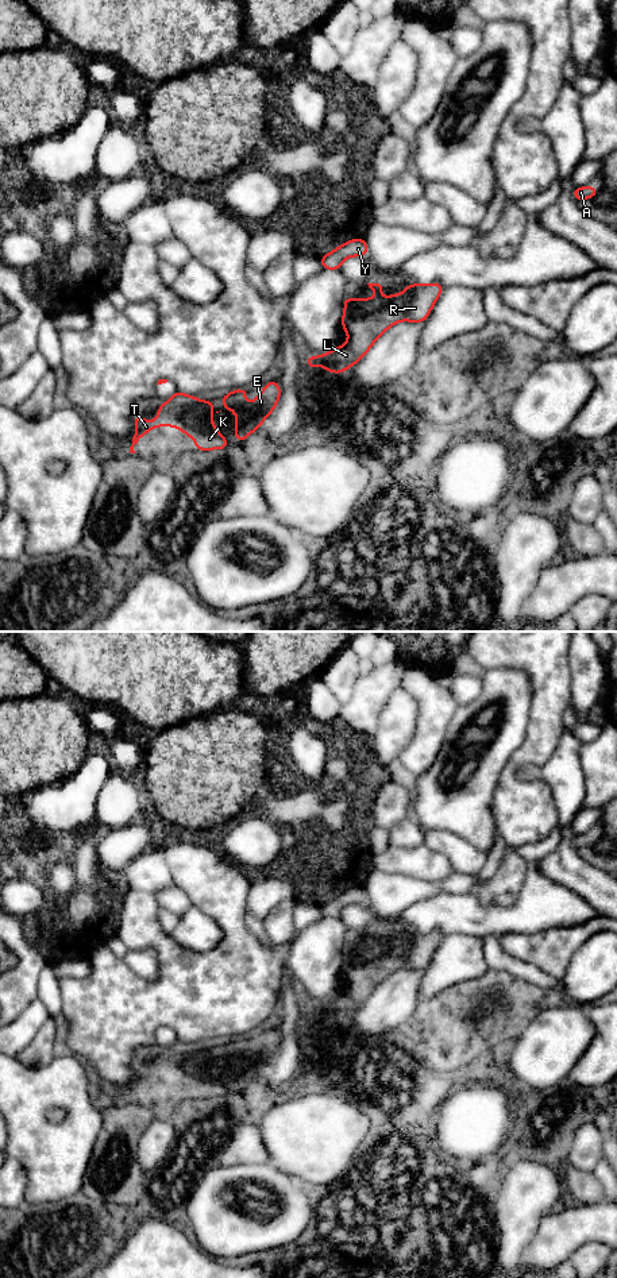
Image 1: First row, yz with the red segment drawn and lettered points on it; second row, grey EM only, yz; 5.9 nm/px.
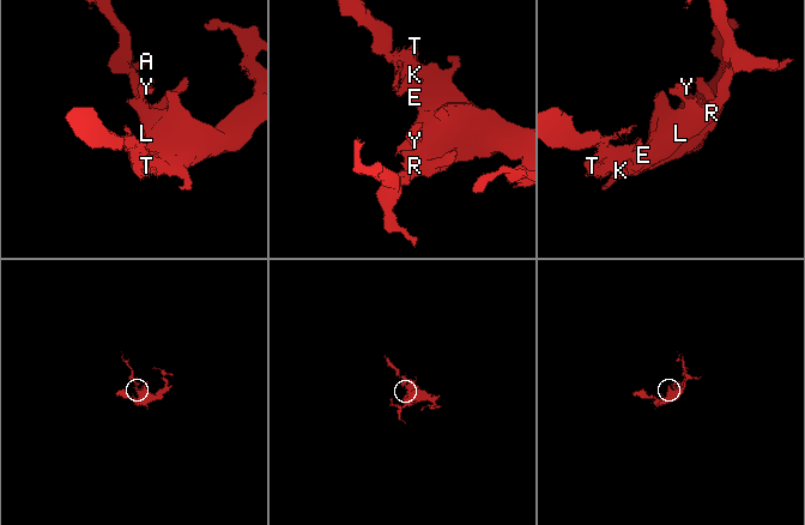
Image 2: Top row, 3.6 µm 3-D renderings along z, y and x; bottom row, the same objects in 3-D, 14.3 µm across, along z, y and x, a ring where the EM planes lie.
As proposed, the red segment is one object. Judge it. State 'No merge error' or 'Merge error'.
No merge error

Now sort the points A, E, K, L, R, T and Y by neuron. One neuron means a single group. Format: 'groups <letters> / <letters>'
groups A E K L R T Y

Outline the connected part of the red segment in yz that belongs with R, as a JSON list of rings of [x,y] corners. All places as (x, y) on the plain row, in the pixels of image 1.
[[[382,930],[367,931],[375,946],[344,946],[342,976],[348,988],[332,999],[306,1004],[306,1016],[321,1013],[340,1022],[356,1012],[369,1000],[375,988],[398,969],[424,970],[443,939],[440,930],[405,934],[401,943],[382,945]]]

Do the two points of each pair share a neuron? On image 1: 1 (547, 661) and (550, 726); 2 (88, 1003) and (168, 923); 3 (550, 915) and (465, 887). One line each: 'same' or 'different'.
1: same
2: different
3: different

